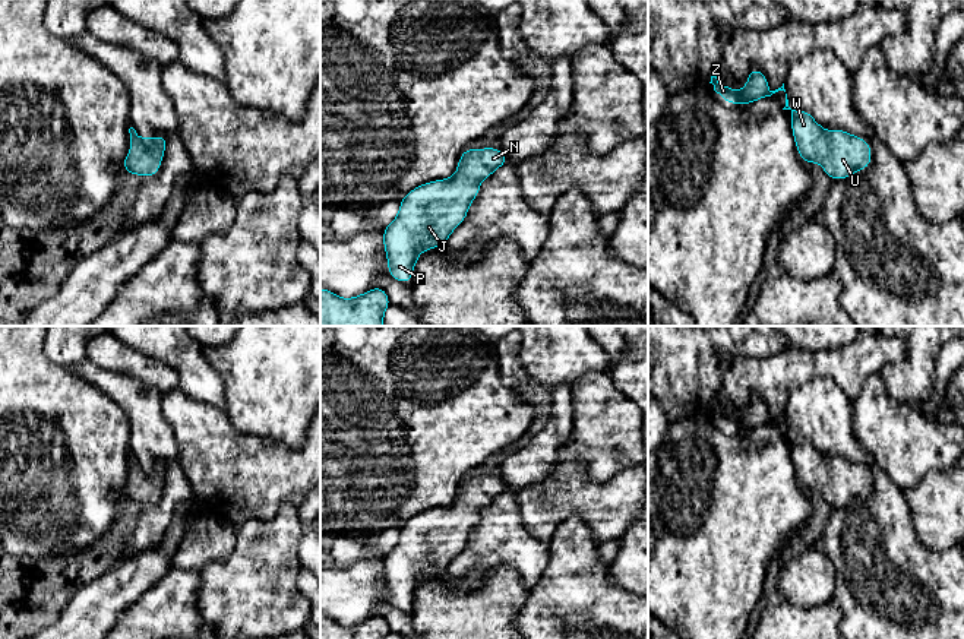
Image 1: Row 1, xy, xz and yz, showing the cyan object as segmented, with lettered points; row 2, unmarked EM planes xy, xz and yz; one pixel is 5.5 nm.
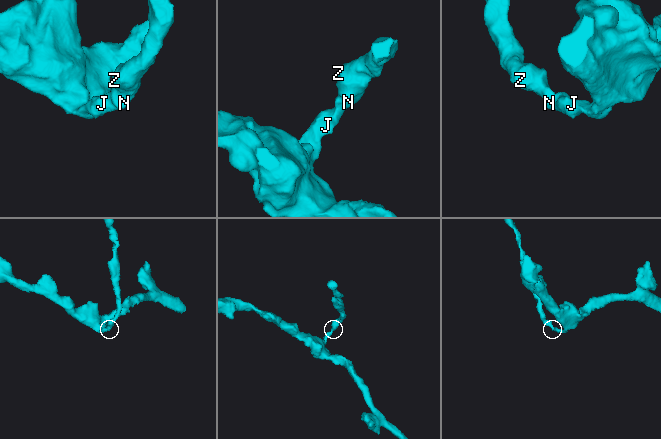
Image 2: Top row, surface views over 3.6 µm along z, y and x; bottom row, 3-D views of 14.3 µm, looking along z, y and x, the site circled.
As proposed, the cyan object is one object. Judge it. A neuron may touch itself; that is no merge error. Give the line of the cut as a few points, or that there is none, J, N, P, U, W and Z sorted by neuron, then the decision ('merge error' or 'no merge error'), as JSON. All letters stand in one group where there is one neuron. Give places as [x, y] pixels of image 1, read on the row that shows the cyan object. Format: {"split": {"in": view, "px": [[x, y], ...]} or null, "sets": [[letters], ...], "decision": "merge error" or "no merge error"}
{"split": null, "sets": [["J", "N", "P", "U", "W", "Z"]], "decision": "no merge error"}

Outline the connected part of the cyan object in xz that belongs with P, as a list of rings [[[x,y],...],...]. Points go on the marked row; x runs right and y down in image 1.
[[[467,148],[451,178],[433,180],[408,192],[396,218],[382,230],[388,273],[399,282],[413,282],[420,253],[448,243],[451,232],[467,218],[480,183],[506,164],[508,158],[497,148]]]

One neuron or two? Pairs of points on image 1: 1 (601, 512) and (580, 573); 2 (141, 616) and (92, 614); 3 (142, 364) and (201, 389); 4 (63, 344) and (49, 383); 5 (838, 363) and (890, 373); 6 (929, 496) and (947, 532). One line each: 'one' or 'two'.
1: two
2: two
3: two
4: two
5: two
6: one

